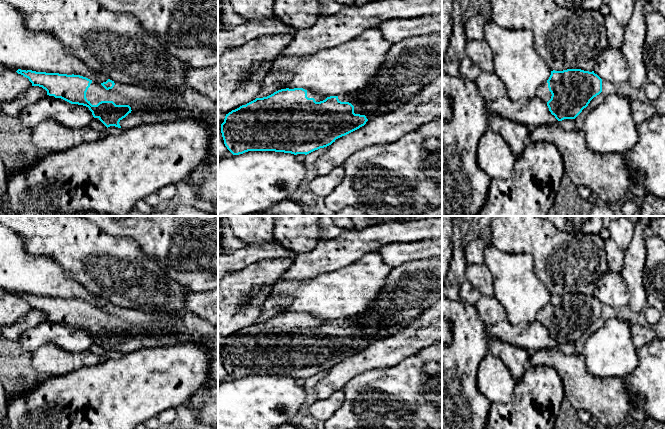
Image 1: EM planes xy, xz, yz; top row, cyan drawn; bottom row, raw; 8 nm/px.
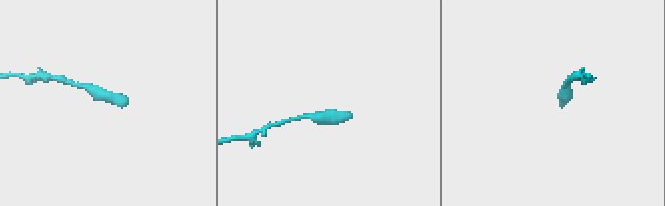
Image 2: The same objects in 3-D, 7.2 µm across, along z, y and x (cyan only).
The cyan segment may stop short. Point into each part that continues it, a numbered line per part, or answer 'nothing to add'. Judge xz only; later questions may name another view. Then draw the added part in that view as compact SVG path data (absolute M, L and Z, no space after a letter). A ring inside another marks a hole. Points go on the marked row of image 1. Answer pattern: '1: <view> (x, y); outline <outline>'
1: xz (310, 94); outline M307 90L307 97L314 98L316 102L323 101L327 98L327 97L321 96L319 94L317 94L316 92L311 91L311 90Z

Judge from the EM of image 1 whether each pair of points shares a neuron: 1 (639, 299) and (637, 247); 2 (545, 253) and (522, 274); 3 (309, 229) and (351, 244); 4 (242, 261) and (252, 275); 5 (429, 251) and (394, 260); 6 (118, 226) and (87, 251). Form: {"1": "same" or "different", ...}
{"1": "same", "2": "different", "3": "different", "4": "different", "5": "same", "6": "different"}

